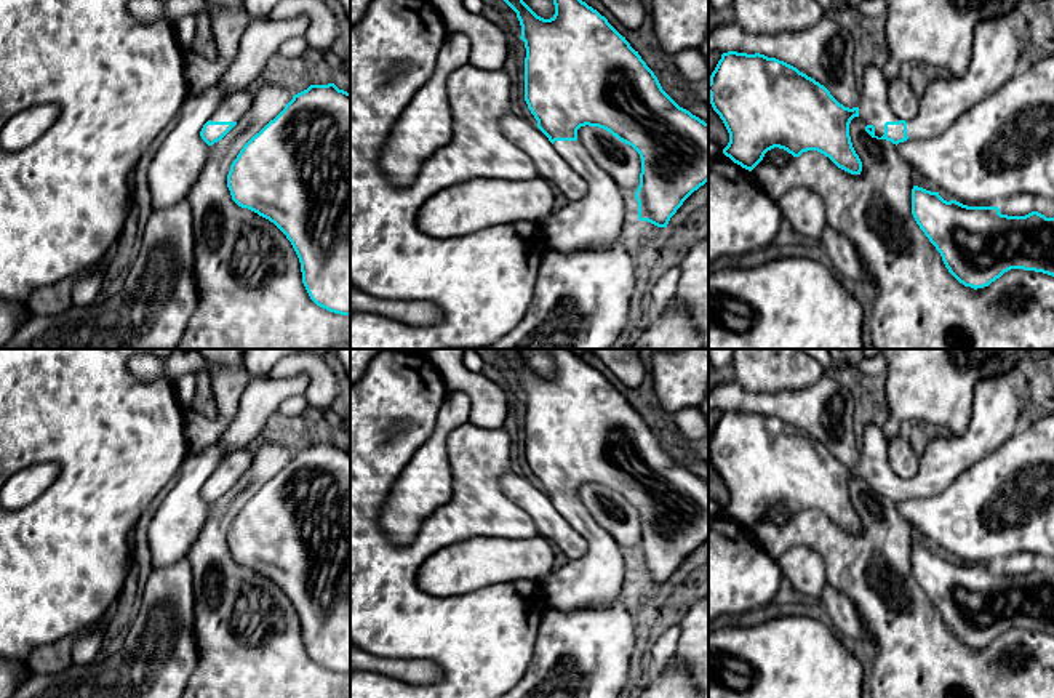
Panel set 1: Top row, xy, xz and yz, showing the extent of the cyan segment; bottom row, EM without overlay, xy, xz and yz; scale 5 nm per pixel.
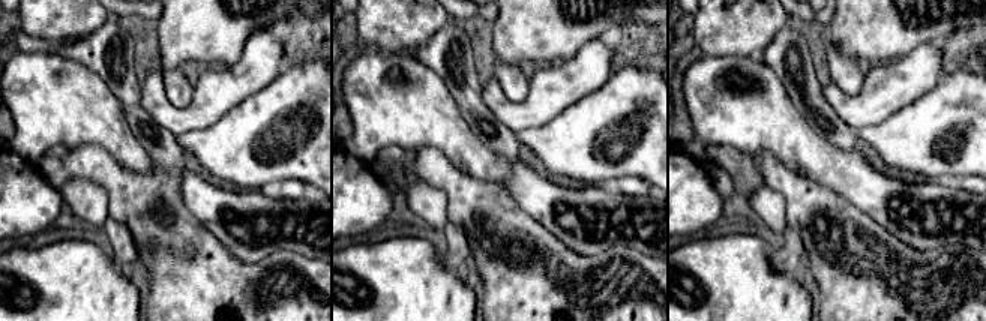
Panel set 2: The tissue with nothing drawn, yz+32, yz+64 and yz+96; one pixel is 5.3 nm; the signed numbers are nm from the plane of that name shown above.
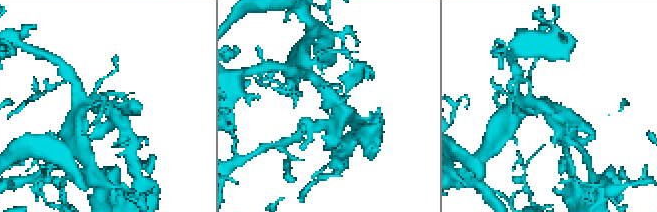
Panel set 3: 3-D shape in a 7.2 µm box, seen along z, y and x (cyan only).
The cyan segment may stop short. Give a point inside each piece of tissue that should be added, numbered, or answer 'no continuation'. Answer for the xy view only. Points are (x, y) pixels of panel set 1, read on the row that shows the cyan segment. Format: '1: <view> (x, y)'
1: xy (234, 104)

